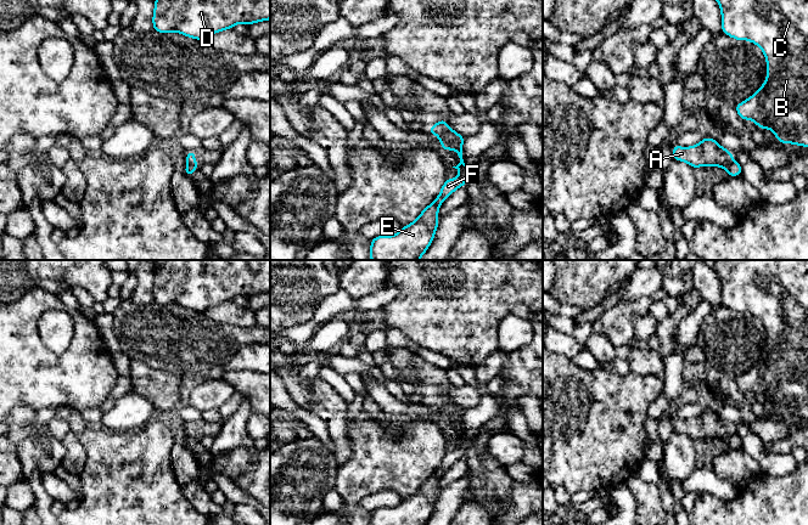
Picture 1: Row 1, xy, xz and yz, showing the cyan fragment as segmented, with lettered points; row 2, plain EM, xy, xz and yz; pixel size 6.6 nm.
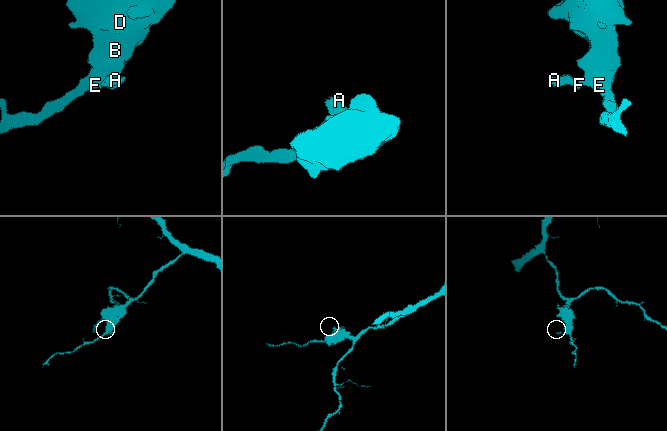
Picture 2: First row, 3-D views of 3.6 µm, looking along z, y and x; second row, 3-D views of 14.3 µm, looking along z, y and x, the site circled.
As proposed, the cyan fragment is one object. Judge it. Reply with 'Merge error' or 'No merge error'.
Merge error

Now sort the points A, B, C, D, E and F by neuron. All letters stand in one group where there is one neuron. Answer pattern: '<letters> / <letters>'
A / B C D E F

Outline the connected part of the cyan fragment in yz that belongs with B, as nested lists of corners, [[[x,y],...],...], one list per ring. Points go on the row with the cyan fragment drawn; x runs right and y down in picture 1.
[[[716,0],[722,12],[722,30],[736,40],[748,40],[758,45],[767,60],[767,79],[751,97],[736,105],[736,112],[744,120],[753,120],[758,128],[769,129],[781,143],[808,147],[808,0]]]

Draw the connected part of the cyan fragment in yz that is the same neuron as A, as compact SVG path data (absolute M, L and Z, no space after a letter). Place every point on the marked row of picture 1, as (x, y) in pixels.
M714 139L703 140L690 147L673 146L673 159L685 162L694 169L698 166L720 166L726 169L733 163L733 153L723 148Z

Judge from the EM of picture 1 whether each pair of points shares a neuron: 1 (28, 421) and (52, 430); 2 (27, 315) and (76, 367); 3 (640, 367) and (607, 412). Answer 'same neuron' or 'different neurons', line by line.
1: different neurons
2: same neuron
3: different neurons

